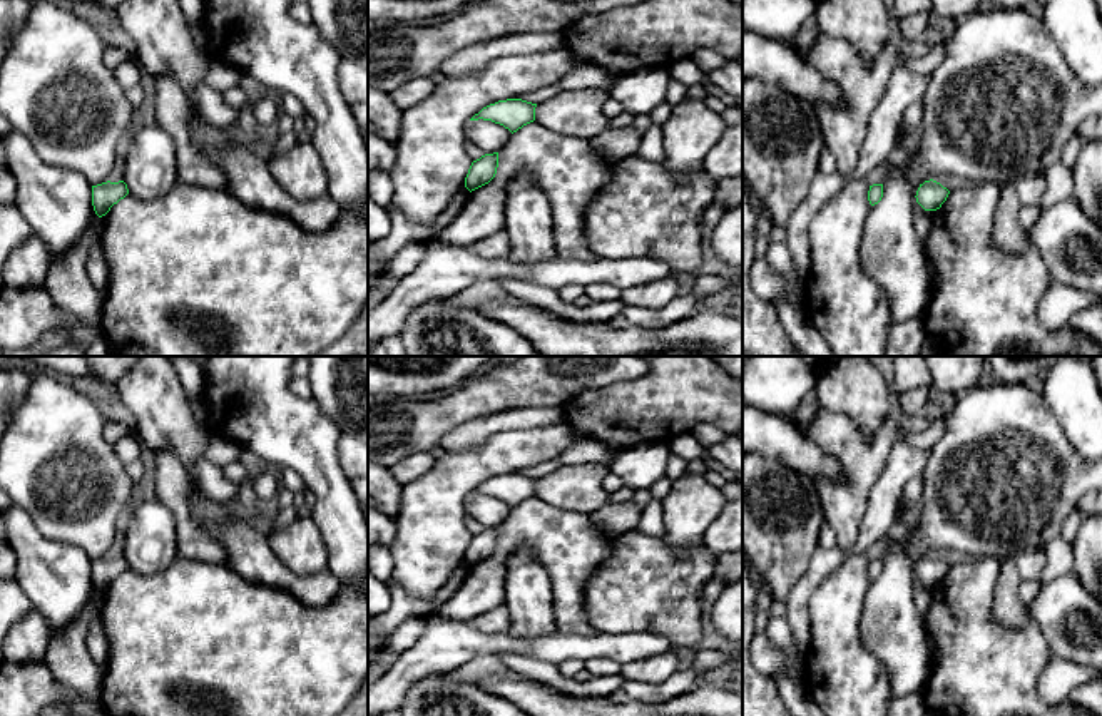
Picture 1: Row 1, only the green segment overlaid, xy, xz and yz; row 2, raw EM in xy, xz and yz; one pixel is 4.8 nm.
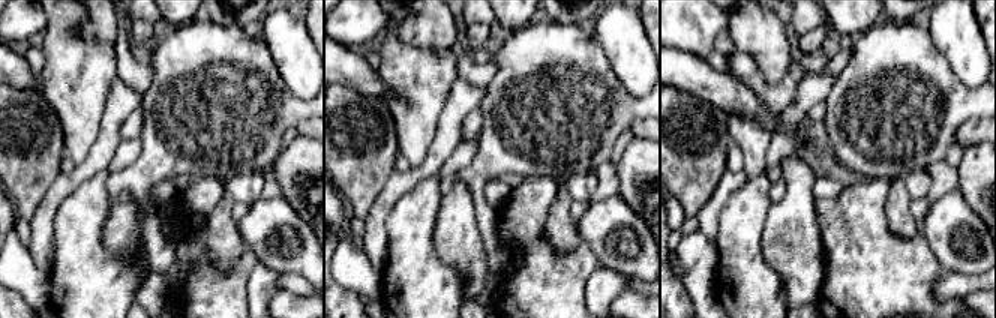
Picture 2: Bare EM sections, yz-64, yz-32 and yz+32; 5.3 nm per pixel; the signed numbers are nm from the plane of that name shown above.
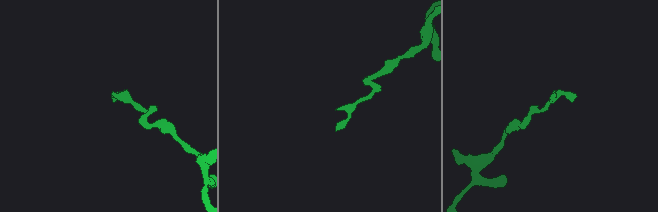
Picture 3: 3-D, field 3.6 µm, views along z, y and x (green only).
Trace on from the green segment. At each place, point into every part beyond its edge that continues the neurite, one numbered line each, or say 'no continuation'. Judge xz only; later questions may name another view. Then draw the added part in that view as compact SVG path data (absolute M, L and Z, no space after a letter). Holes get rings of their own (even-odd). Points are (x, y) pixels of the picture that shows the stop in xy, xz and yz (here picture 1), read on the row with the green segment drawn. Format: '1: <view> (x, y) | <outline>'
1: xz (472, 149) | M465 137L465 149L473 161L483 156L482 151L468 137Z

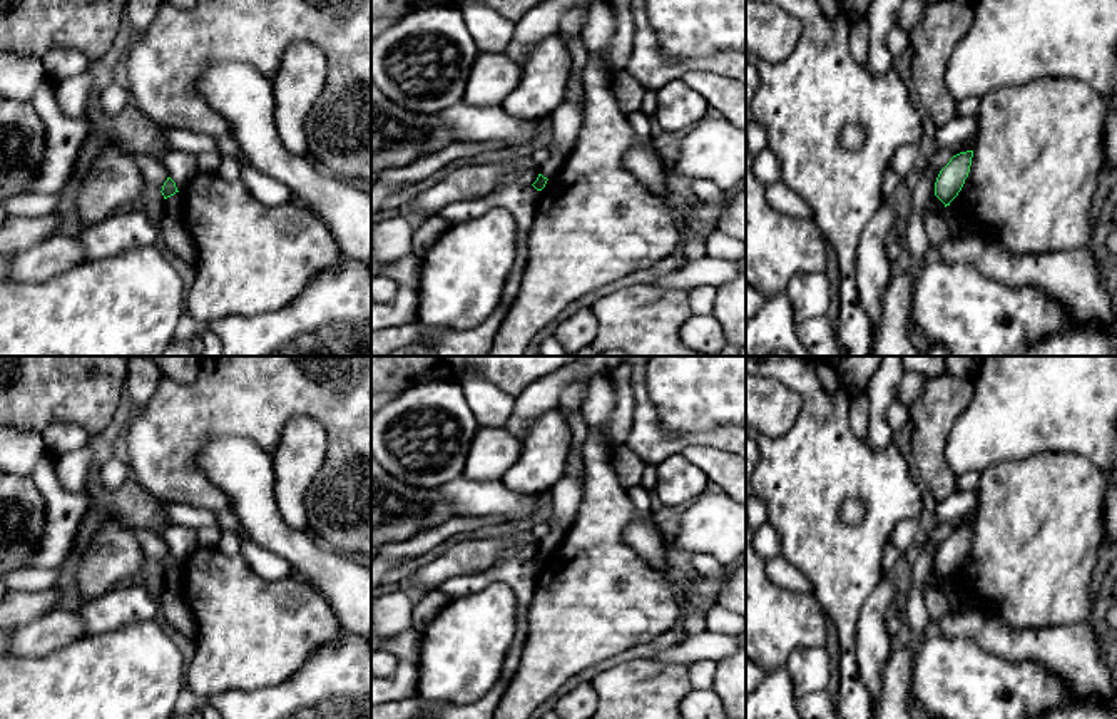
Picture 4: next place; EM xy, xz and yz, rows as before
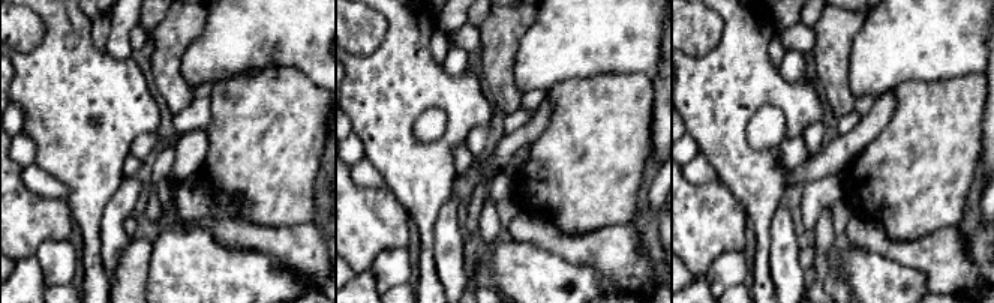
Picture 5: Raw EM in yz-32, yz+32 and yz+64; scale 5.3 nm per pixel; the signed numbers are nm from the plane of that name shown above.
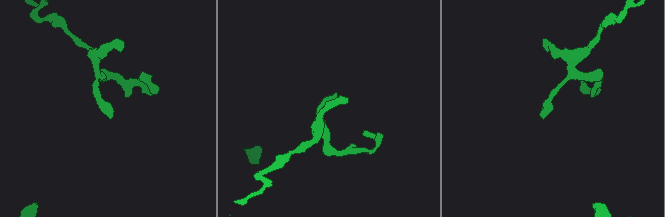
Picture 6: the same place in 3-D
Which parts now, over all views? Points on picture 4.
no continuation

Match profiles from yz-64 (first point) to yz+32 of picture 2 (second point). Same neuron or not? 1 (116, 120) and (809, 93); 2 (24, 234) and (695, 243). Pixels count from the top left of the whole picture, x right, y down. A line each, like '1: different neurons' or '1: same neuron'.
1: same neuron
2: different neurons

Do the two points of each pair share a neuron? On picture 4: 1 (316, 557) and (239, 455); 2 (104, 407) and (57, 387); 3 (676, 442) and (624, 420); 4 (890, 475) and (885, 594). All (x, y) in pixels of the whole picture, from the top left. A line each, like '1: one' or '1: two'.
1: one
2: one
3: two
4: two

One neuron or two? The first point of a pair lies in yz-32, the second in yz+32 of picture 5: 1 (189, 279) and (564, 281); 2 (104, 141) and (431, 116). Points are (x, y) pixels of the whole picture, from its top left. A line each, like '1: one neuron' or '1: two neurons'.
1: one neuron
2: two neurons

